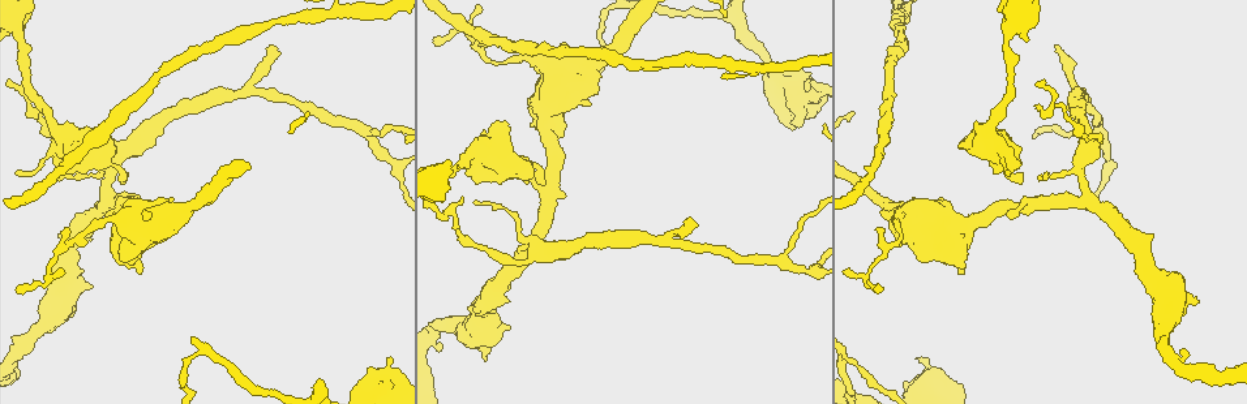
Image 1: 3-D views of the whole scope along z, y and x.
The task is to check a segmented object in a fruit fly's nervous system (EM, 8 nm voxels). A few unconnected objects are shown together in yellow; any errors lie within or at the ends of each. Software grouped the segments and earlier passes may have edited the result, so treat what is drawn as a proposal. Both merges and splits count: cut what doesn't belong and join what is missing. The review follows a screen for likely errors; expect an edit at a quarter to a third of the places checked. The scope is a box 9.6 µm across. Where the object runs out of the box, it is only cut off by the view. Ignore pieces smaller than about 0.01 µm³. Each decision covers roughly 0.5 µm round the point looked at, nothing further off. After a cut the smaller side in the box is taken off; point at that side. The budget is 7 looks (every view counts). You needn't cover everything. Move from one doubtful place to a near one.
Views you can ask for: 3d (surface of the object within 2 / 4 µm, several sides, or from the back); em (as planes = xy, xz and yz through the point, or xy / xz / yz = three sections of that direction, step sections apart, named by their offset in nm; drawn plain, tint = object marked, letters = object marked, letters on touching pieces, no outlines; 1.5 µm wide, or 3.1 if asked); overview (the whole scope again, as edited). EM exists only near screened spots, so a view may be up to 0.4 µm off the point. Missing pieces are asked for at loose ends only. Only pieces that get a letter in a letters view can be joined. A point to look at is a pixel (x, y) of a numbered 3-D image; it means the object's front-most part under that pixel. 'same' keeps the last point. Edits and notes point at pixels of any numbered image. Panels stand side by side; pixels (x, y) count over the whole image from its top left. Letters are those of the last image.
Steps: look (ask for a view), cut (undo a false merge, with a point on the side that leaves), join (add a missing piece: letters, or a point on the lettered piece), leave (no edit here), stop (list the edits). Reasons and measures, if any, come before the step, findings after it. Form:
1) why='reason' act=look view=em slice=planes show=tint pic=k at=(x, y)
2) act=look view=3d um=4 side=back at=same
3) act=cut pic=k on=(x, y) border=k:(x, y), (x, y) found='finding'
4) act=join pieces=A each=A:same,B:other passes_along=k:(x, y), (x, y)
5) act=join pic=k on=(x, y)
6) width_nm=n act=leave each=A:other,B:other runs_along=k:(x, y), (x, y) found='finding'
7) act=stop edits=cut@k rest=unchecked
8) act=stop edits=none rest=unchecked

why='free end' act=look view=em slice=planes show=letters pic=1 at=(272, 45)

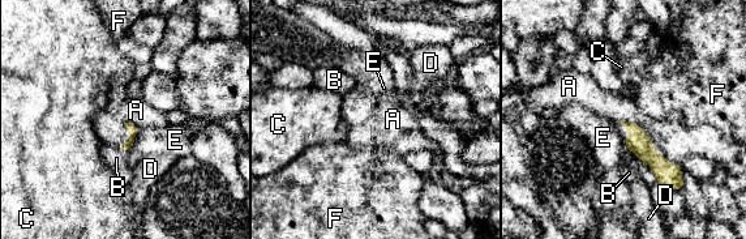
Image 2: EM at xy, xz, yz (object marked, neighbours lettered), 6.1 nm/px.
act=join pieces=A each=A:same,B:other,C:other,D:other,E:other,F:other found='it goes on there'

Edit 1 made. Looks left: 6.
why='thick end' act=look view=em slice=xy step=4 show=tint pic=1 at=(368, 368)

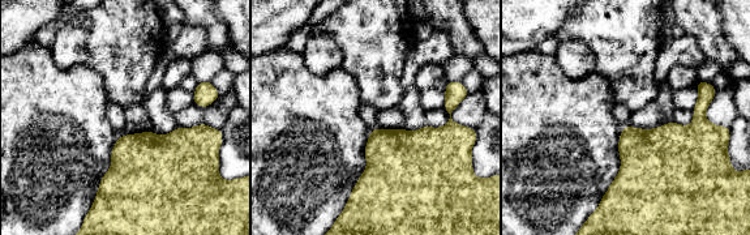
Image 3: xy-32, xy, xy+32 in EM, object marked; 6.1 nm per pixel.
why='cut it another way' act=look view=em slice=planes show=letters at=same

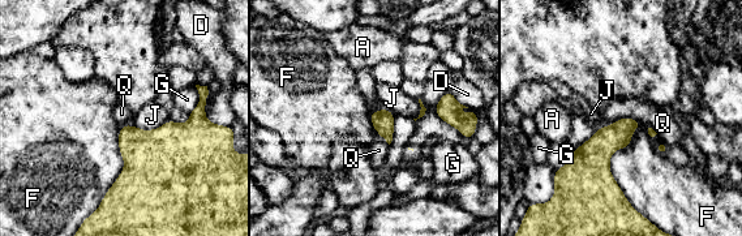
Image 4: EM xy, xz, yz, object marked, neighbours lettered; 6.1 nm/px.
act=leave each=A:other,D:other,F:other,G:other,J:other,Q:other border=4:(639, 120), (620, 118), (603, 127) found='none of them fits'

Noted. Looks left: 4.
act=stop edits=join@2 rest=unchecked

